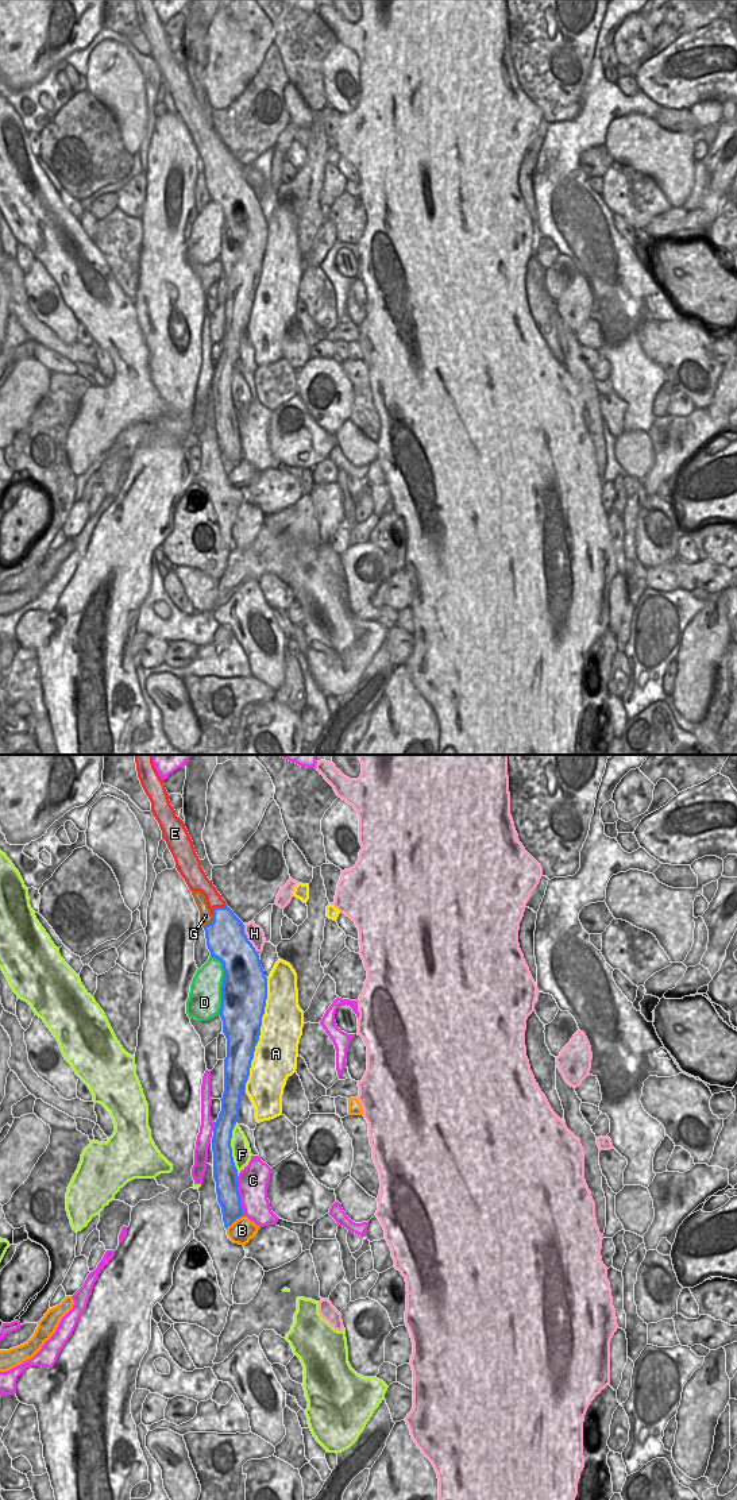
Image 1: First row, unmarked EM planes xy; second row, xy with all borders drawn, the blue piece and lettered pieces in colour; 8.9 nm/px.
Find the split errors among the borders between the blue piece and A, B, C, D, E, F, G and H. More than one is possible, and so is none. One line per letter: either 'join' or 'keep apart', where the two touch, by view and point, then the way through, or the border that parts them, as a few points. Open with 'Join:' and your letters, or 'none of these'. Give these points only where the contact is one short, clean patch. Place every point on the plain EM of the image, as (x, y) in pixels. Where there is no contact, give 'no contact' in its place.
Join: E
A: keep apart; meets blue in xy at (259, 278)
B: keep apart; meets blue in xy at (234, 465); border along xy (242, 459), (226, 473)
C: keep apart; meets blue in xy at (239, 440)
D: keep apart; meets blue in xy at (223, 227)
E: join; meets blue in xy at (216, 151)
F: keep apart; meets blue in xy at (231, 394)
G: keep apart; meets blue in xy at (209, 168); border along xy (213, 159), (213, 164), (203, 170)
H: keep apart; meets blue in xy at (247, 182)

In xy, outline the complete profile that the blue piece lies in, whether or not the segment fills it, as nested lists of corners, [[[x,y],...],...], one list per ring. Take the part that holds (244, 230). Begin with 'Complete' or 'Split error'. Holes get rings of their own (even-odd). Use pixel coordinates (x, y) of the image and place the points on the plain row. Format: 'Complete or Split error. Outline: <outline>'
Split error. Outline: [[[135,0],[135,7],[140,28],[151,46],[150,55],[159,68],[162,82],[174,101],[177,115],[190,135],[201,135],[207,142],[213,159],[213,166],[204,170],[207,190],[211,200],[223,207],[224,213],[219,259],[227,282],[227,301],[221,355],[213,371],[212,396],[217,446],[227,473],[243,460],[231,382],[239,363],[240,339],[246,335],[261,279],[267,221],[258,196],[244,177],[243,166],[207,122],[185,68],[170,49],[153,0]]]

